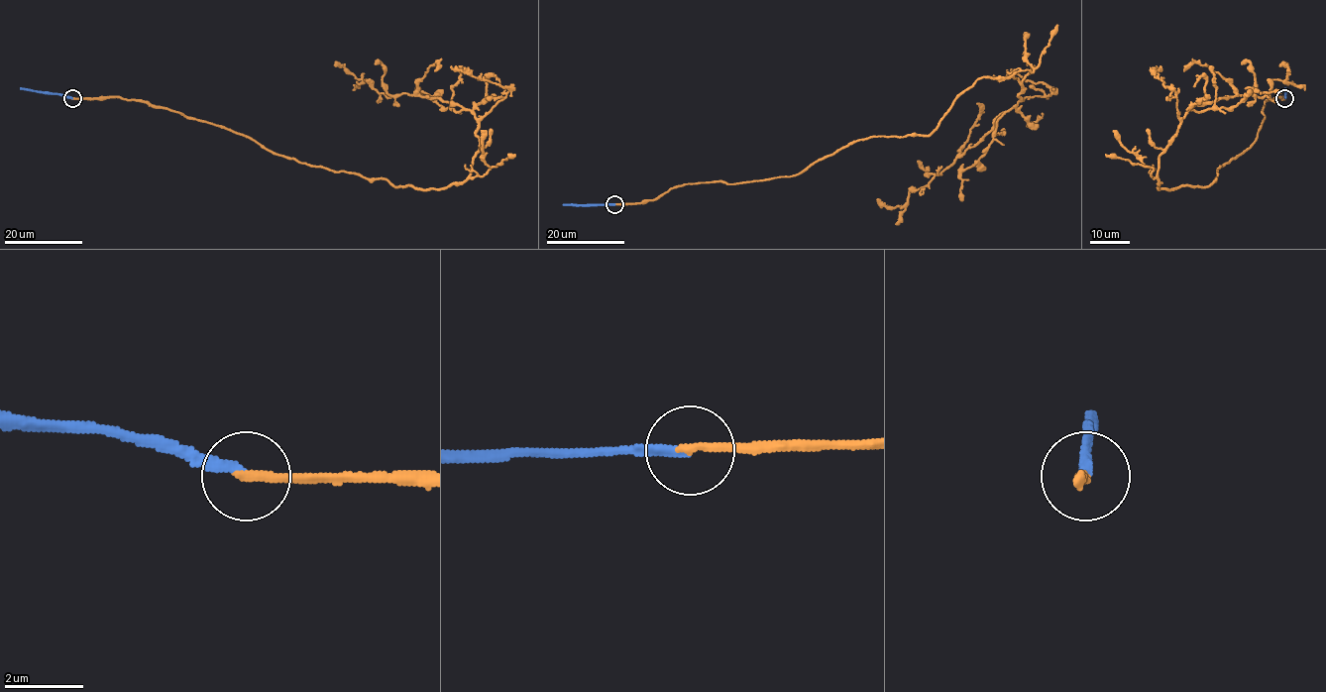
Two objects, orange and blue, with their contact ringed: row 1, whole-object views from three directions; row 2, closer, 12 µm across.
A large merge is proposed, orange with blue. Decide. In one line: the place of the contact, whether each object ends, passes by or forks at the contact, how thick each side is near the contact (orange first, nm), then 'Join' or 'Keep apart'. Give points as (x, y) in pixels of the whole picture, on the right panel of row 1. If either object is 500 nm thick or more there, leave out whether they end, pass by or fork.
Place: (1284, 98). At the ring orange ends. At the ring blue ends. Thickness 220 nm (orange) against 240 nm. Join

